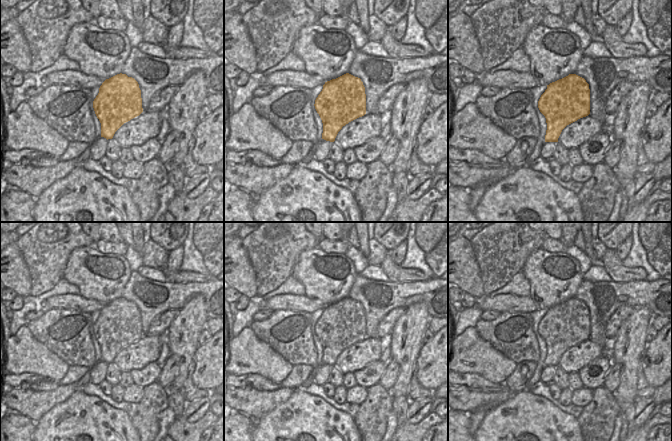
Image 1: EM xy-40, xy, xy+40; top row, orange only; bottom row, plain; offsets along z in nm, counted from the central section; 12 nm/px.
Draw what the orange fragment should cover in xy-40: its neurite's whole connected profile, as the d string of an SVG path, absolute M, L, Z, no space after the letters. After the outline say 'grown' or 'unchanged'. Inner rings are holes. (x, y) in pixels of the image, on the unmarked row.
M122 297L106 303L93 325L93 332L101 347L101 361L112 363L124 347L143 336L138 306Z; unchanged

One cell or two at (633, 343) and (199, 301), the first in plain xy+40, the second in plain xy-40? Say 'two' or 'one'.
one

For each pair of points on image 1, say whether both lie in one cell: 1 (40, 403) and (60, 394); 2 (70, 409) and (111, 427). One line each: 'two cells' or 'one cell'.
1: one cell
2: one cell

